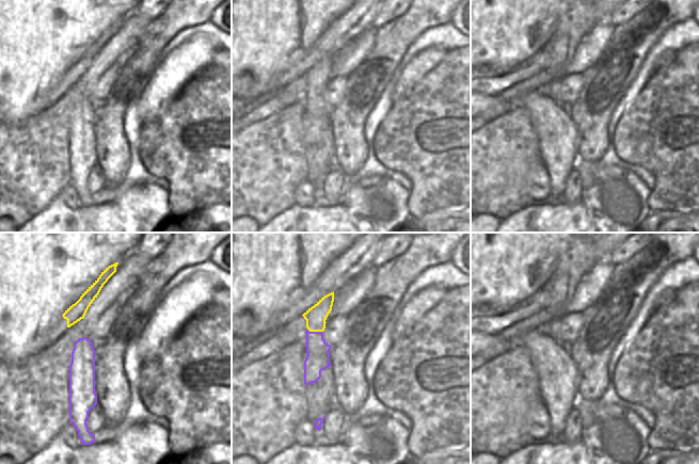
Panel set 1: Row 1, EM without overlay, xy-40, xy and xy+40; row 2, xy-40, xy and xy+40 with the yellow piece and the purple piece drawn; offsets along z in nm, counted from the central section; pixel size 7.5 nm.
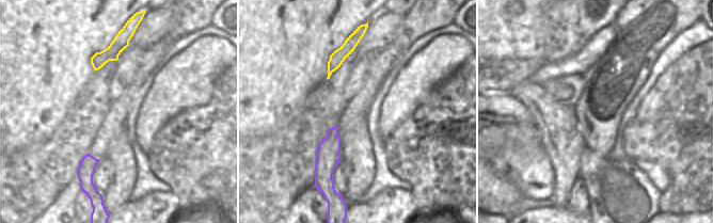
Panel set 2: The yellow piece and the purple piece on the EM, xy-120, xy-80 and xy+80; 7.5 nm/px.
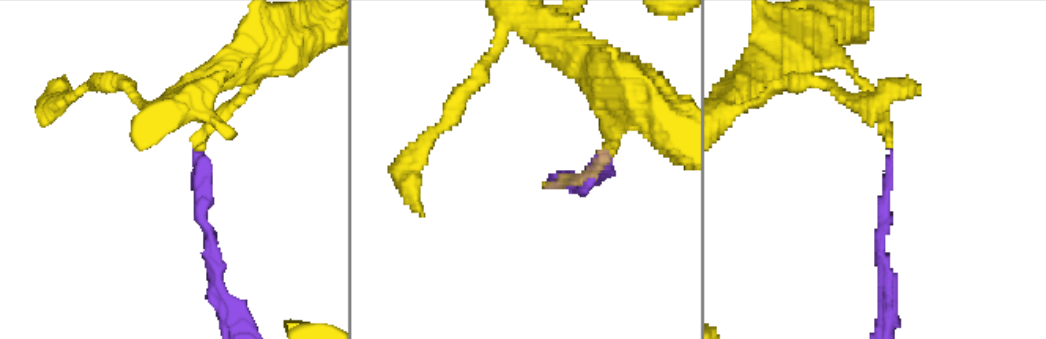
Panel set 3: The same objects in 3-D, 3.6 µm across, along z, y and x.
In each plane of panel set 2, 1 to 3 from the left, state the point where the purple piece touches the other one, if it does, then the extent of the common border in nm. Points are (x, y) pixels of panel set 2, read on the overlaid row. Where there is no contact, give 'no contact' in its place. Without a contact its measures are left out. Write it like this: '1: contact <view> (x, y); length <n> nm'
1: no contact
2: no contact
3: no contact

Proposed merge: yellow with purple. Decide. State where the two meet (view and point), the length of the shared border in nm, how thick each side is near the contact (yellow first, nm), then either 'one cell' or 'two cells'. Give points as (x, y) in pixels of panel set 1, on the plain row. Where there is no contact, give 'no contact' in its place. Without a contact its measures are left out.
xy (315, 92) | 130 nm | 160/180 nm | two cells

